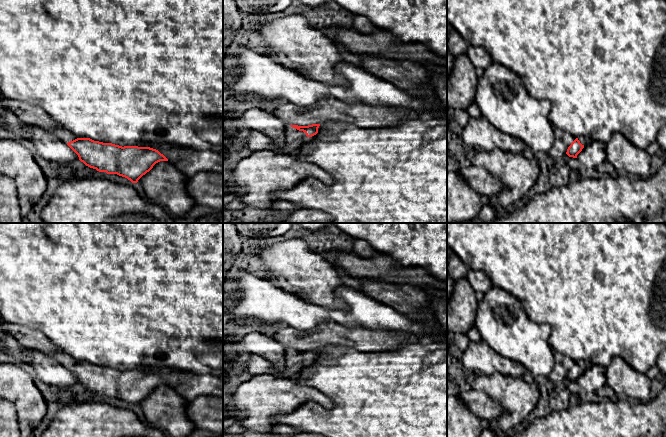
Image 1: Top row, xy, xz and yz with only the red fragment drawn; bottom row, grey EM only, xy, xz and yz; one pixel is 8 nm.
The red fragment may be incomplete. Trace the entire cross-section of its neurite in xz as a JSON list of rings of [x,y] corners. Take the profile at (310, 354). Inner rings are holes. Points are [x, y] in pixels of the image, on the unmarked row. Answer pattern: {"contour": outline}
{"contour": [[[320,348],[287,350],[285,353],[286,368],[280,377],[289,378],[291,375],[299,372],[308,361],[312,361],[318,357],[319,350]]]}

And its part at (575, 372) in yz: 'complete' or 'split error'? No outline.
split error

